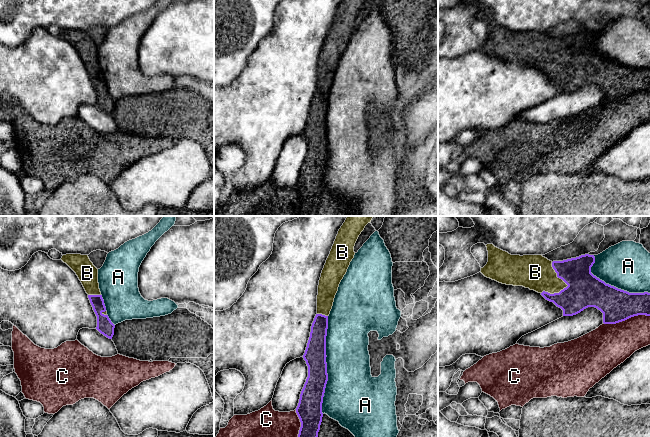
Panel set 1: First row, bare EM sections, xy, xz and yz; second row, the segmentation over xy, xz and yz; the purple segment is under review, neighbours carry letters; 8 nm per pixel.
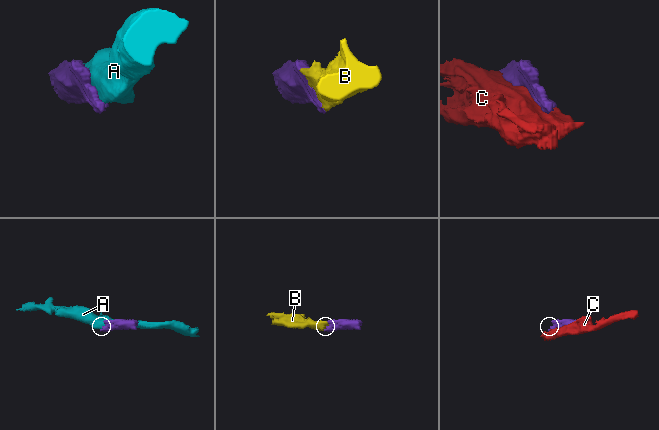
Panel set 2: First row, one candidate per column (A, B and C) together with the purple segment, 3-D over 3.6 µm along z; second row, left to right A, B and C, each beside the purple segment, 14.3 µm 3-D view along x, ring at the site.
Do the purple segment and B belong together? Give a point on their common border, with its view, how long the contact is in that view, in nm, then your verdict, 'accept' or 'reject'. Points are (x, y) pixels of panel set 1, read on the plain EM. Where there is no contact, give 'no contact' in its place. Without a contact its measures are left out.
yz (567, 62) | 280 nm | accept

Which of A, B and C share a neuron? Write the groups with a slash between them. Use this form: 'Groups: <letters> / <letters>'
Groups: A / B / C

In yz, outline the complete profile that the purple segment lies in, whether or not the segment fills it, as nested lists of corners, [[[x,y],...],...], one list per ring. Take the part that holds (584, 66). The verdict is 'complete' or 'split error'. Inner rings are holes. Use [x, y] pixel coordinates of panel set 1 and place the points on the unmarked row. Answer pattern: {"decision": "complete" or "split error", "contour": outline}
{"decision": "split error", "contour": [[[487,20],[488,38],[481,44],[481,49],[499,59],[513,62],[523,62],[540,69],[546,76],[553,78],[563,86],[563,92],[573,92],[588,83],[595,83],[603,89],[604,100],[616,100],[638,91],[650,92],[650,69],[629,69],[606,60],[591,49],[595,39],[594,31],[581,31],[563,37],[550,37],[542,31],[511,31],[493,20]]]}

